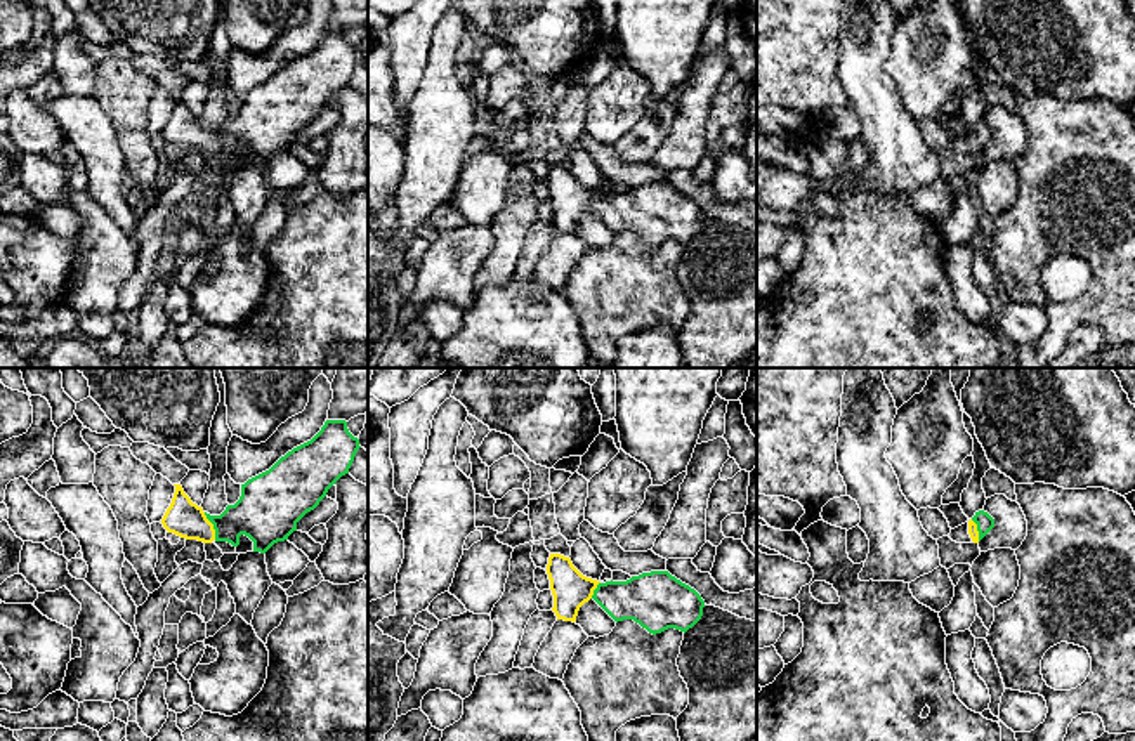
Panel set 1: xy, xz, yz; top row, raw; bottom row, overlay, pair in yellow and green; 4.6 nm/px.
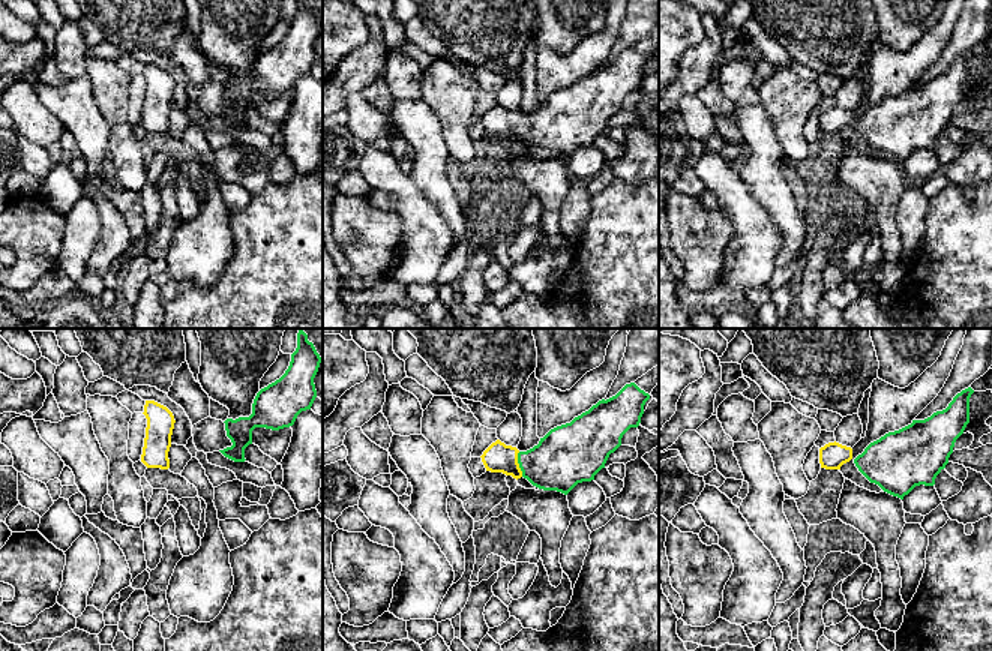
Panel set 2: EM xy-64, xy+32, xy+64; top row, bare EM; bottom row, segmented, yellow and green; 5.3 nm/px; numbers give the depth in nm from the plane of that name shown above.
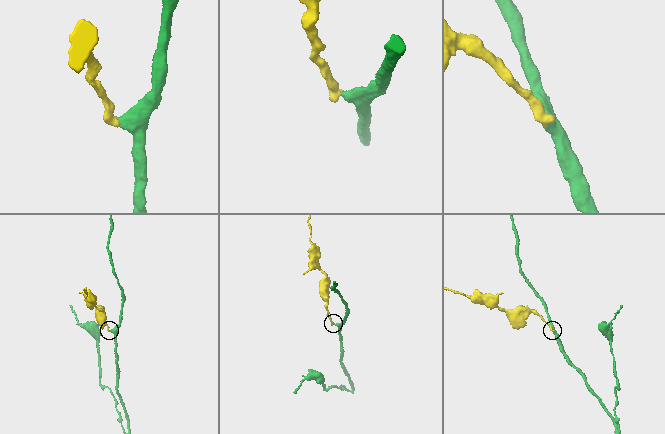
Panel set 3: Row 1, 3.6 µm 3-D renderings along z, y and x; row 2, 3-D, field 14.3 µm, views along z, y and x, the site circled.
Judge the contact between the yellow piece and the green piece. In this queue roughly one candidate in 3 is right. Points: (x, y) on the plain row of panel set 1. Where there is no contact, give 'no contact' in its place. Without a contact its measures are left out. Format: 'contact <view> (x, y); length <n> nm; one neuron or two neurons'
contact xy (212, 137); length 140 nm; one neuron

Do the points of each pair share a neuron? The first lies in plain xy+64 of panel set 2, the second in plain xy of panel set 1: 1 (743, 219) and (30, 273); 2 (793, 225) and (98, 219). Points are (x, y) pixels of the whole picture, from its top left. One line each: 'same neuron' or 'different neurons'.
1: different neurons
2: different neurons

